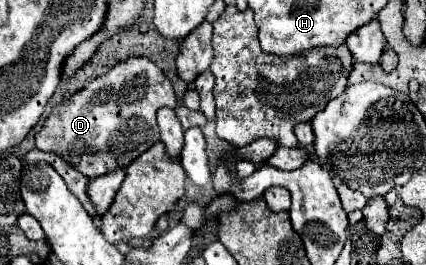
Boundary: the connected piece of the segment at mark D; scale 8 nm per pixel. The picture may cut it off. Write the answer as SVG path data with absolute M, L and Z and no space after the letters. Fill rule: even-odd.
M131 56L55 106L43 128L35 134L35 146L61 156L87 178L125 170L151 144L159 142L155 112L161 106L177 106L173 84L149 58Z

